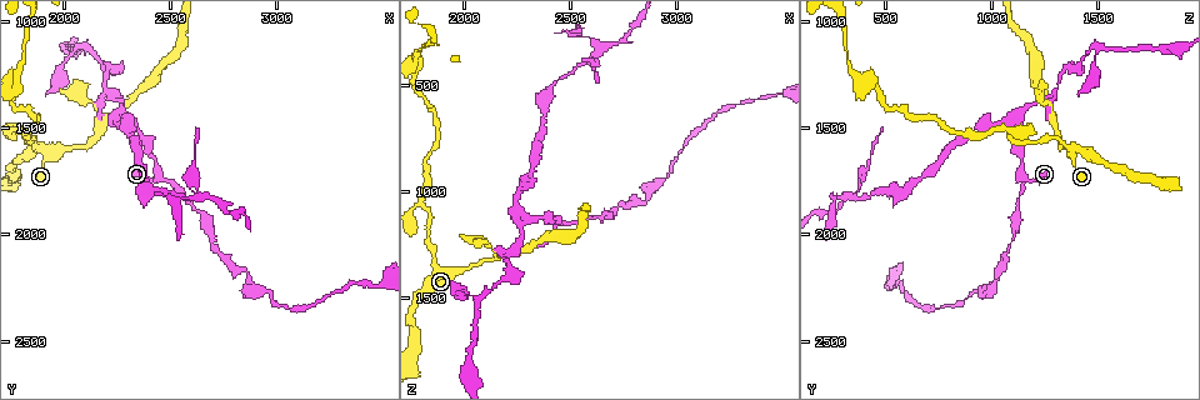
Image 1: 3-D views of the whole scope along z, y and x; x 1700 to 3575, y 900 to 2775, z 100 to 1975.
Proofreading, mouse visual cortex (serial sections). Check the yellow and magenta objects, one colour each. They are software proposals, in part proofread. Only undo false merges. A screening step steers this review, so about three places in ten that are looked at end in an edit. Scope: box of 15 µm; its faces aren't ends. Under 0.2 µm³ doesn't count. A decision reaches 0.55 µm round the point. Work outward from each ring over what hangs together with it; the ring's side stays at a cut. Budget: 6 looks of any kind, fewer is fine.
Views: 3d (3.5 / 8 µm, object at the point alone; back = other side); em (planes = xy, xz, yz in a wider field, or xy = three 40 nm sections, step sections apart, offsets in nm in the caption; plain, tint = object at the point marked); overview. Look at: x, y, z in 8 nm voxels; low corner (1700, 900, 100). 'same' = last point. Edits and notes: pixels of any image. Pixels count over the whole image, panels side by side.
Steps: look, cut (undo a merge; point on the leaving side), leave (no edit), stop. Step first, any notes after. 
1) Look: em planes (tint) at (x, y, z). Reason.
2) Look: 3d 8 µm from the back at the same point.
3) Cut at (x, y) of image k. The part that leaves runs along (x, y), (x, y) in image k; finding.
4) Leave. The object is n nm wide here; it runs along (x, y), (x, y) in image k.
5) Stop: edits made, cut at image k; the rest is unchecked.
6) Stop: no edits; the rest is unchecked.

Look: 3d 3.5 µm at (1870, 1580, 1340). Two arms in line, one across.

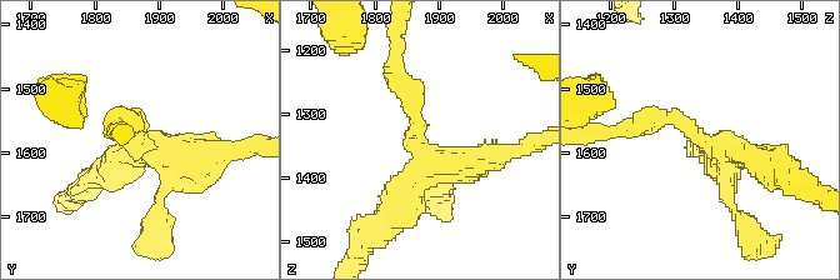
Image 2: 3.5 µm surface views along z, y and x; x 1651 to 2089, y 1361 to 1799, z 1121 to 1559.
Look: em xy step 1 (tint) at (1865, 1580, 1345). 3 arms meet here; the arms are 200, 250, 350 nm wide; now the EM.

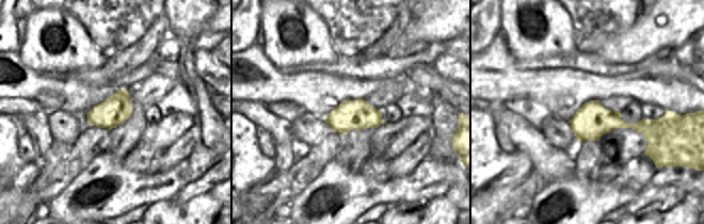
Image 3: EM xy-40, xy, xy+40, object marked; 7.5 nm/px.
Look: em xy step 2 (tint) at the same point.

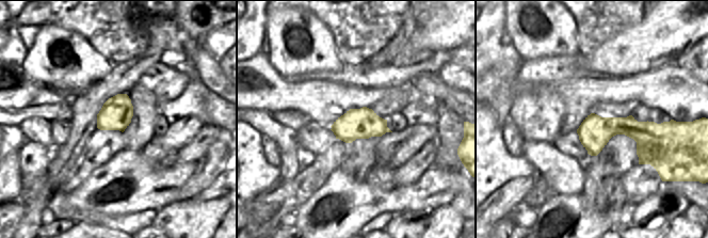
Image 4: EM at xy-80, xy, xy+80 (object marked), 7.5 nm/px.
Leave. It runs along (726, 186), (724, 144), (673, 118), (634, 125) in image 2; all the same cell.

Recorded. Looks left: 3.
Look: 3d 3.5 µm at (2440, 1730, 1140). A narrow waist.

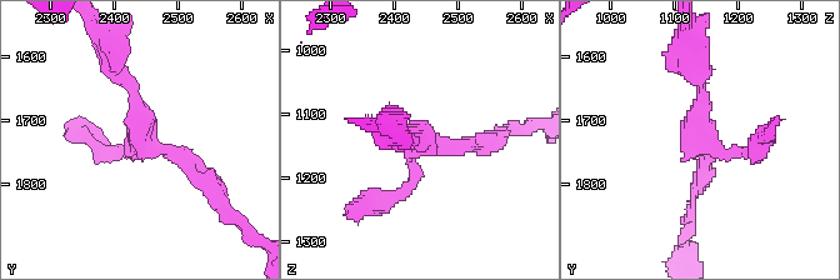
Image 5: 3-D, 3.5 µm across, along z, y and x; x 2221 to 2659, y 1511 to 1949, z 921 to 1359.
Look: em xy step 3 (tint) at (2440, 1725, 1145). Now the EM.

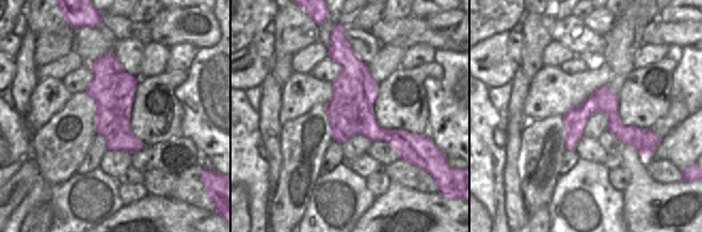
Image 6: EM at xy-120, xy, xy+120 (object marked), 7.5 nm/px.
Look: em planes (tint) at the same point. Cut it another way.

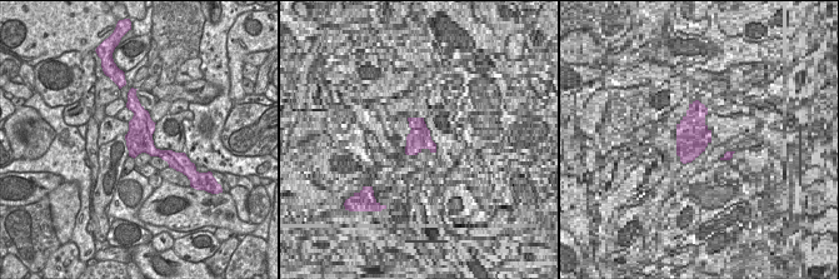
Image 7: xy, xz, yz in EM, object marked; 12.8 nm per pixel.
Leave. It runs along (759, 148), (704, 140), (695, 64) in image 5; continuous, no second cell.

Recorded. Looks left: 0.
Stop: no edits; the rest is unchecked.

